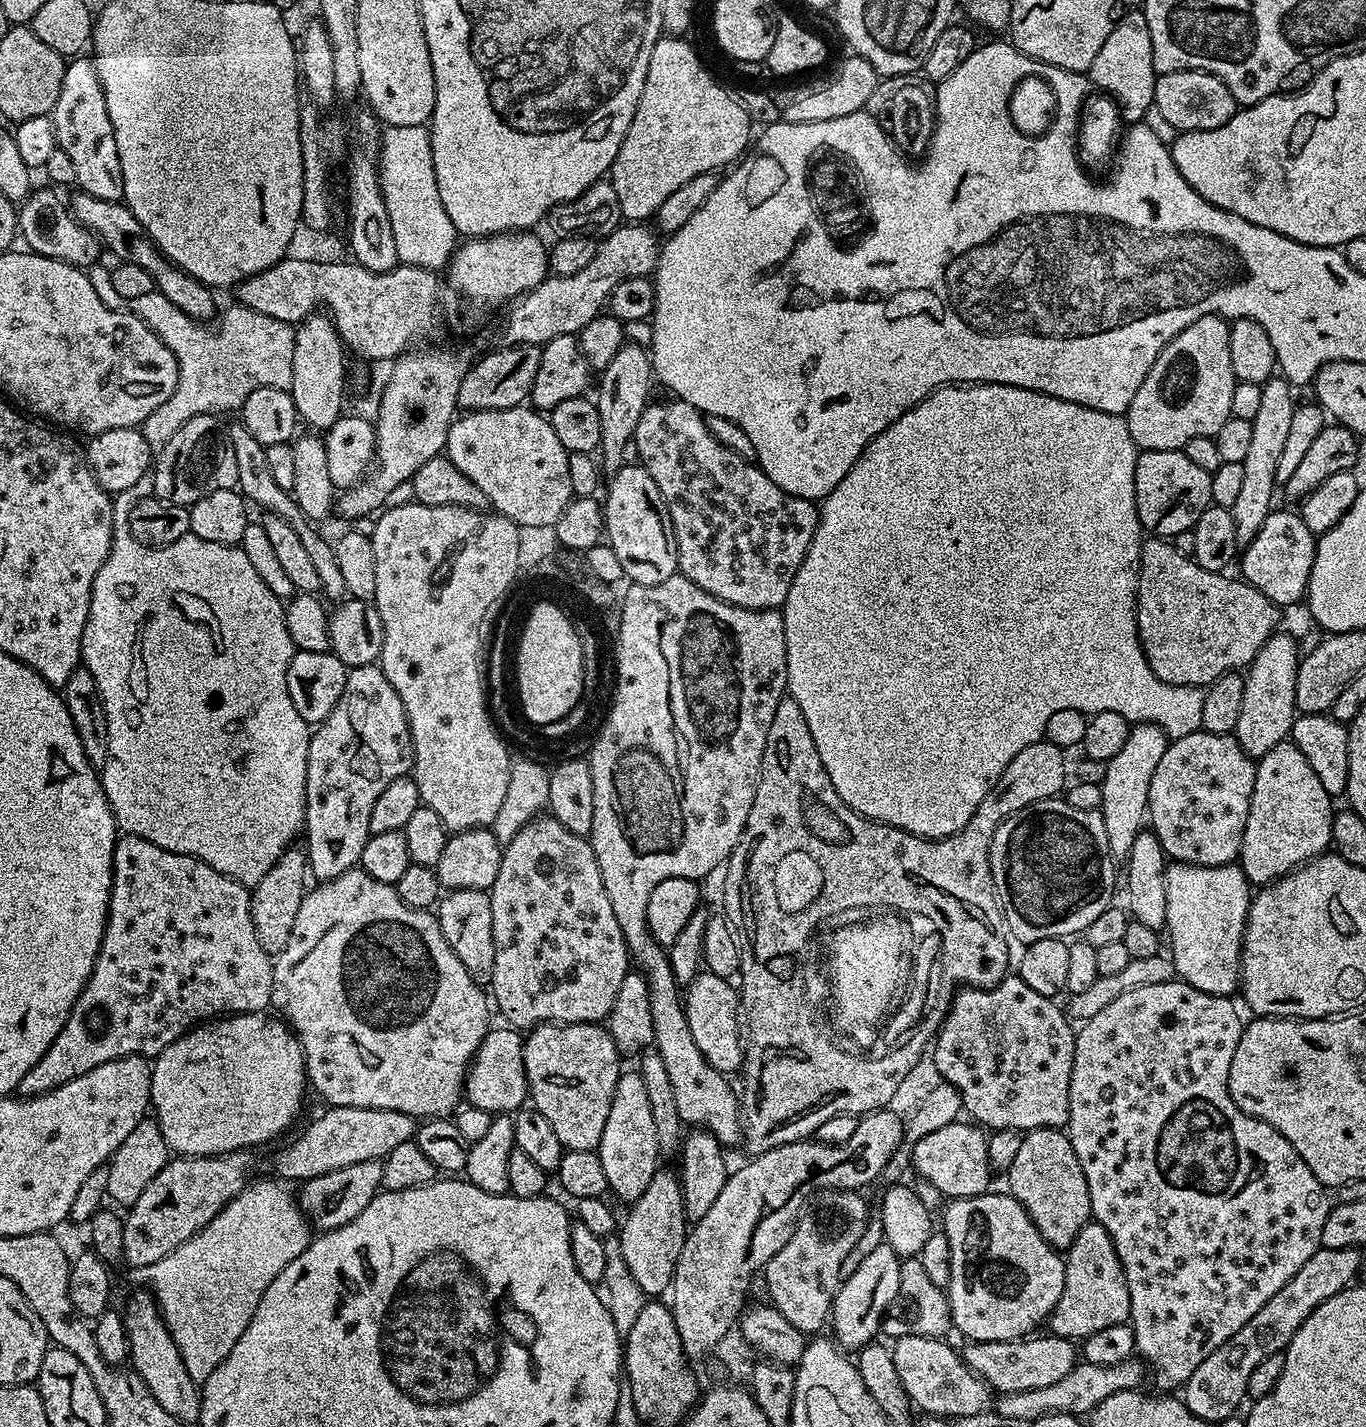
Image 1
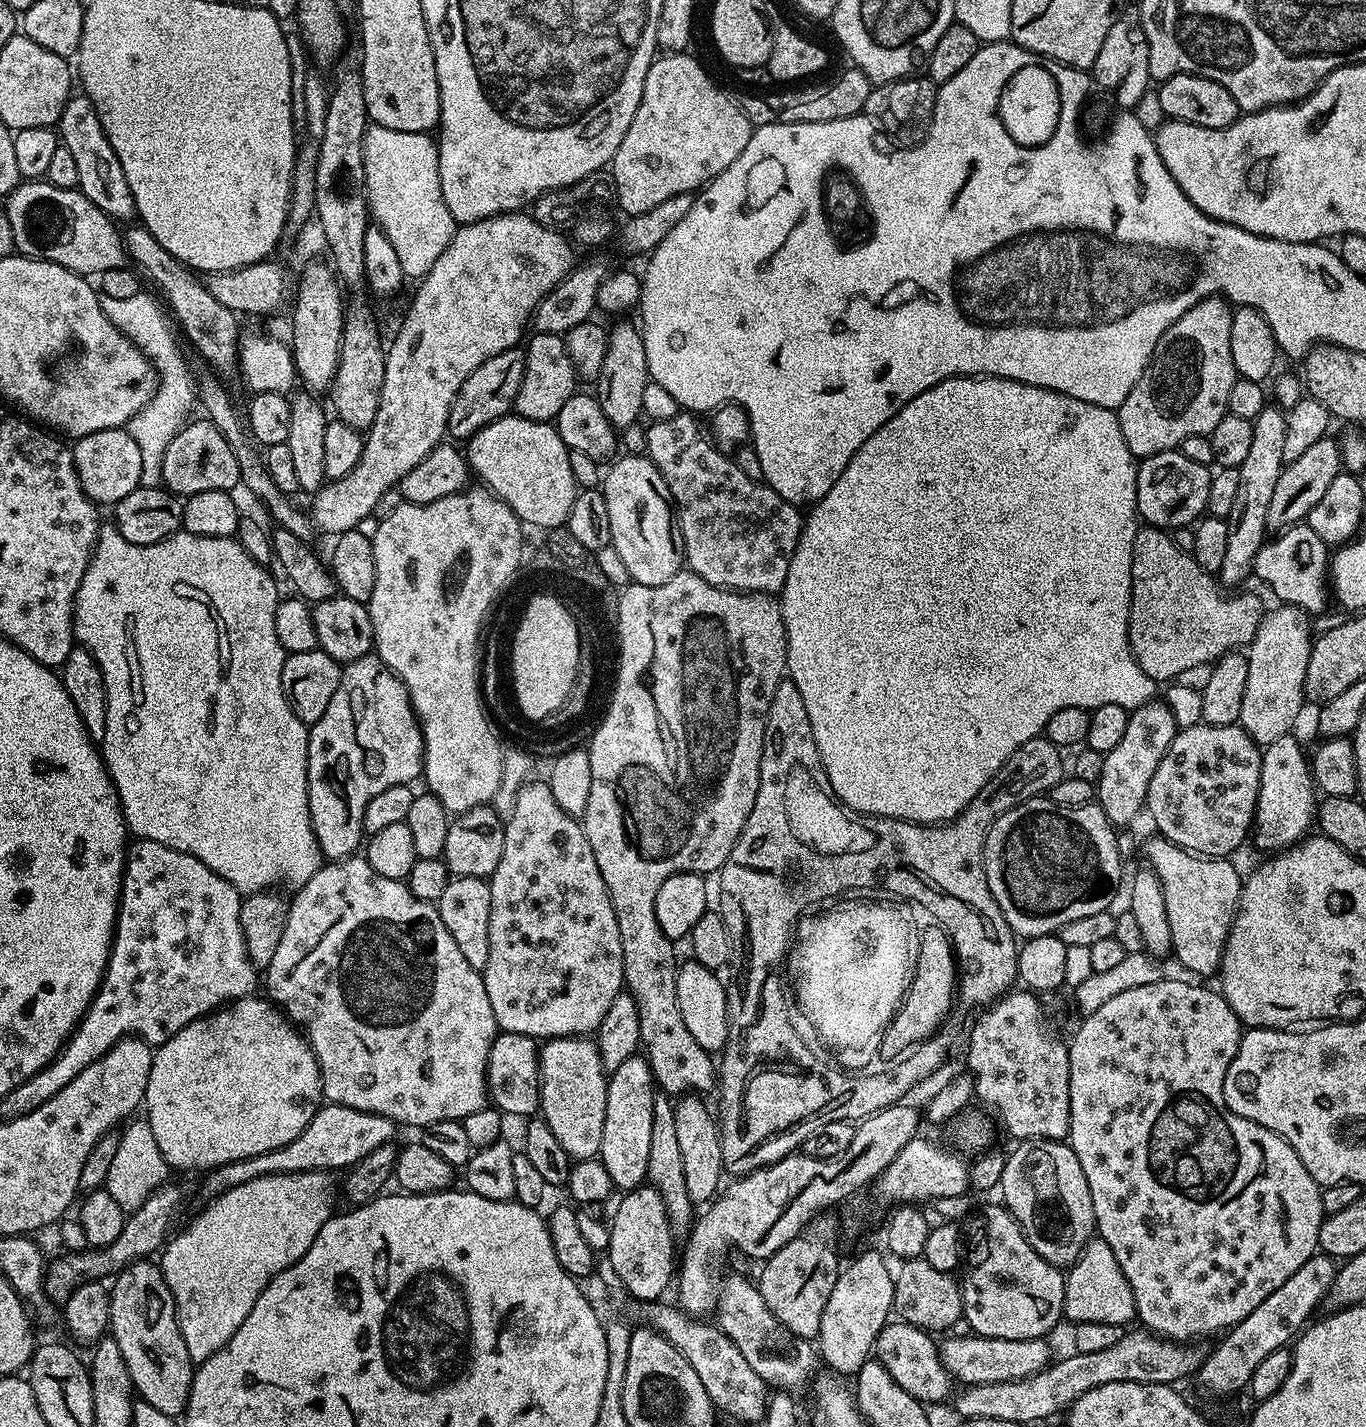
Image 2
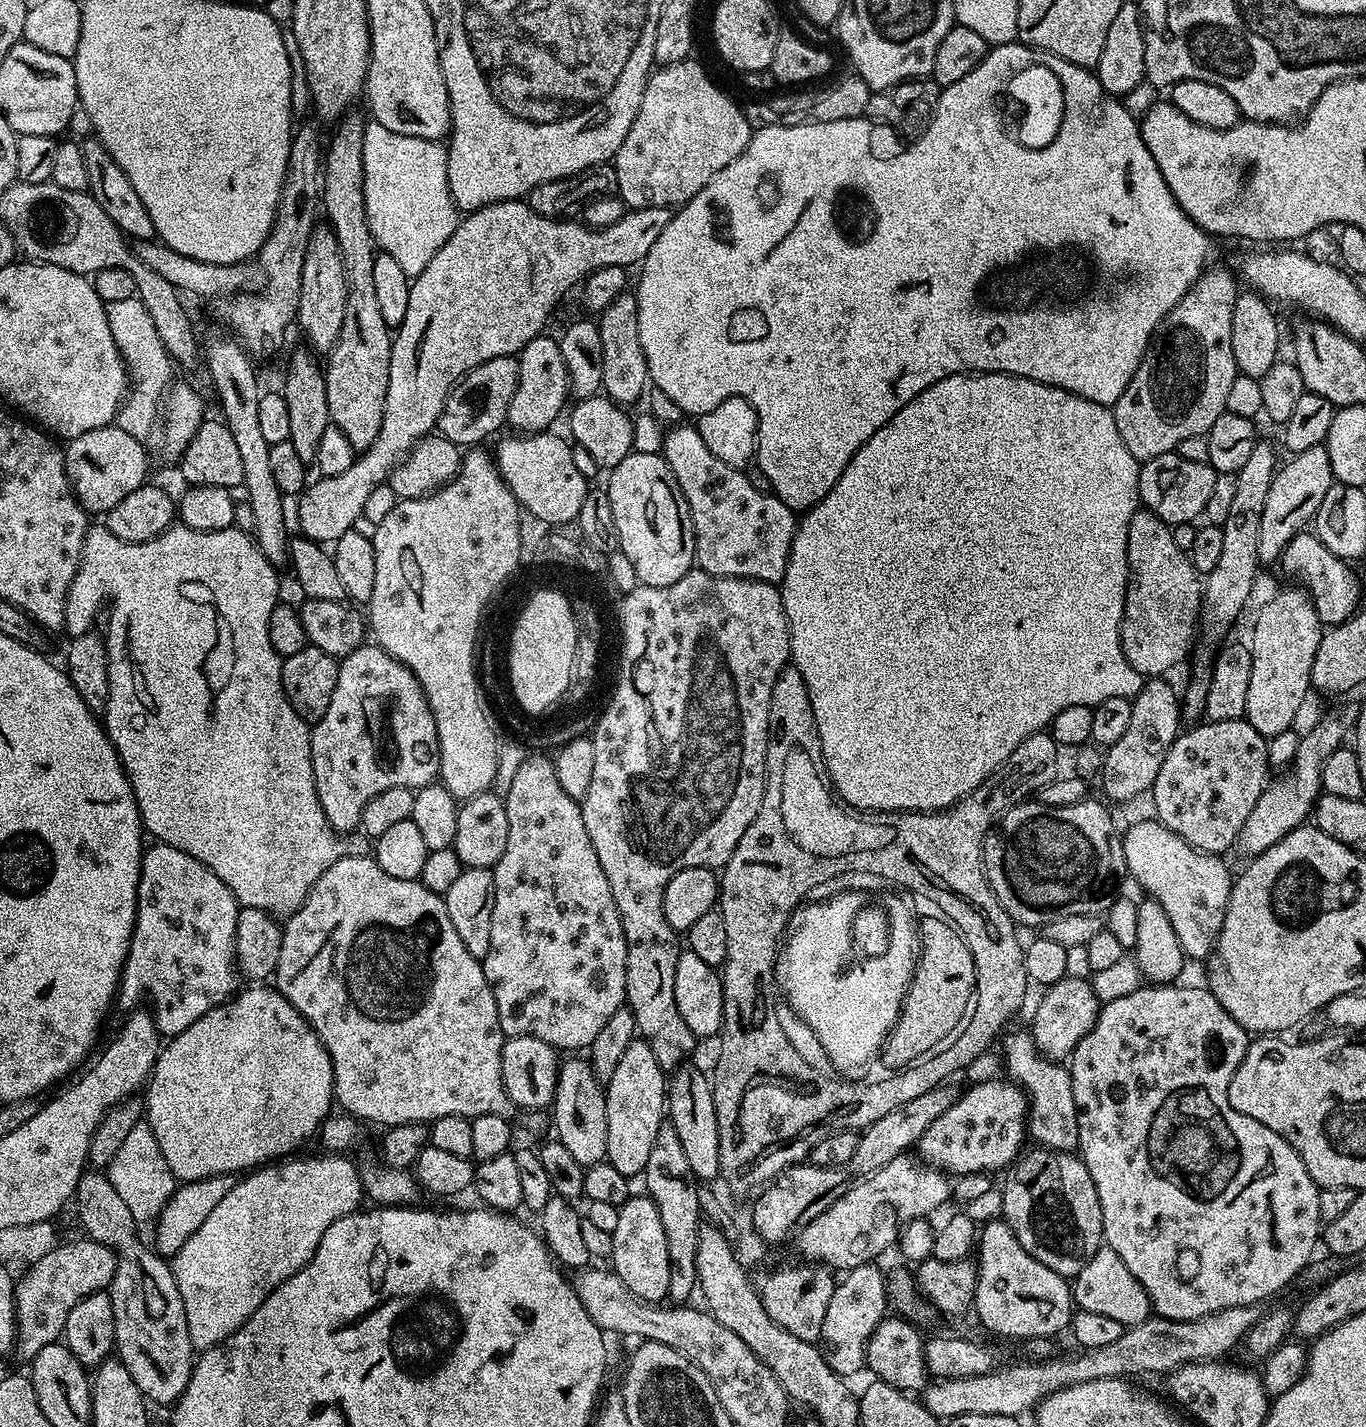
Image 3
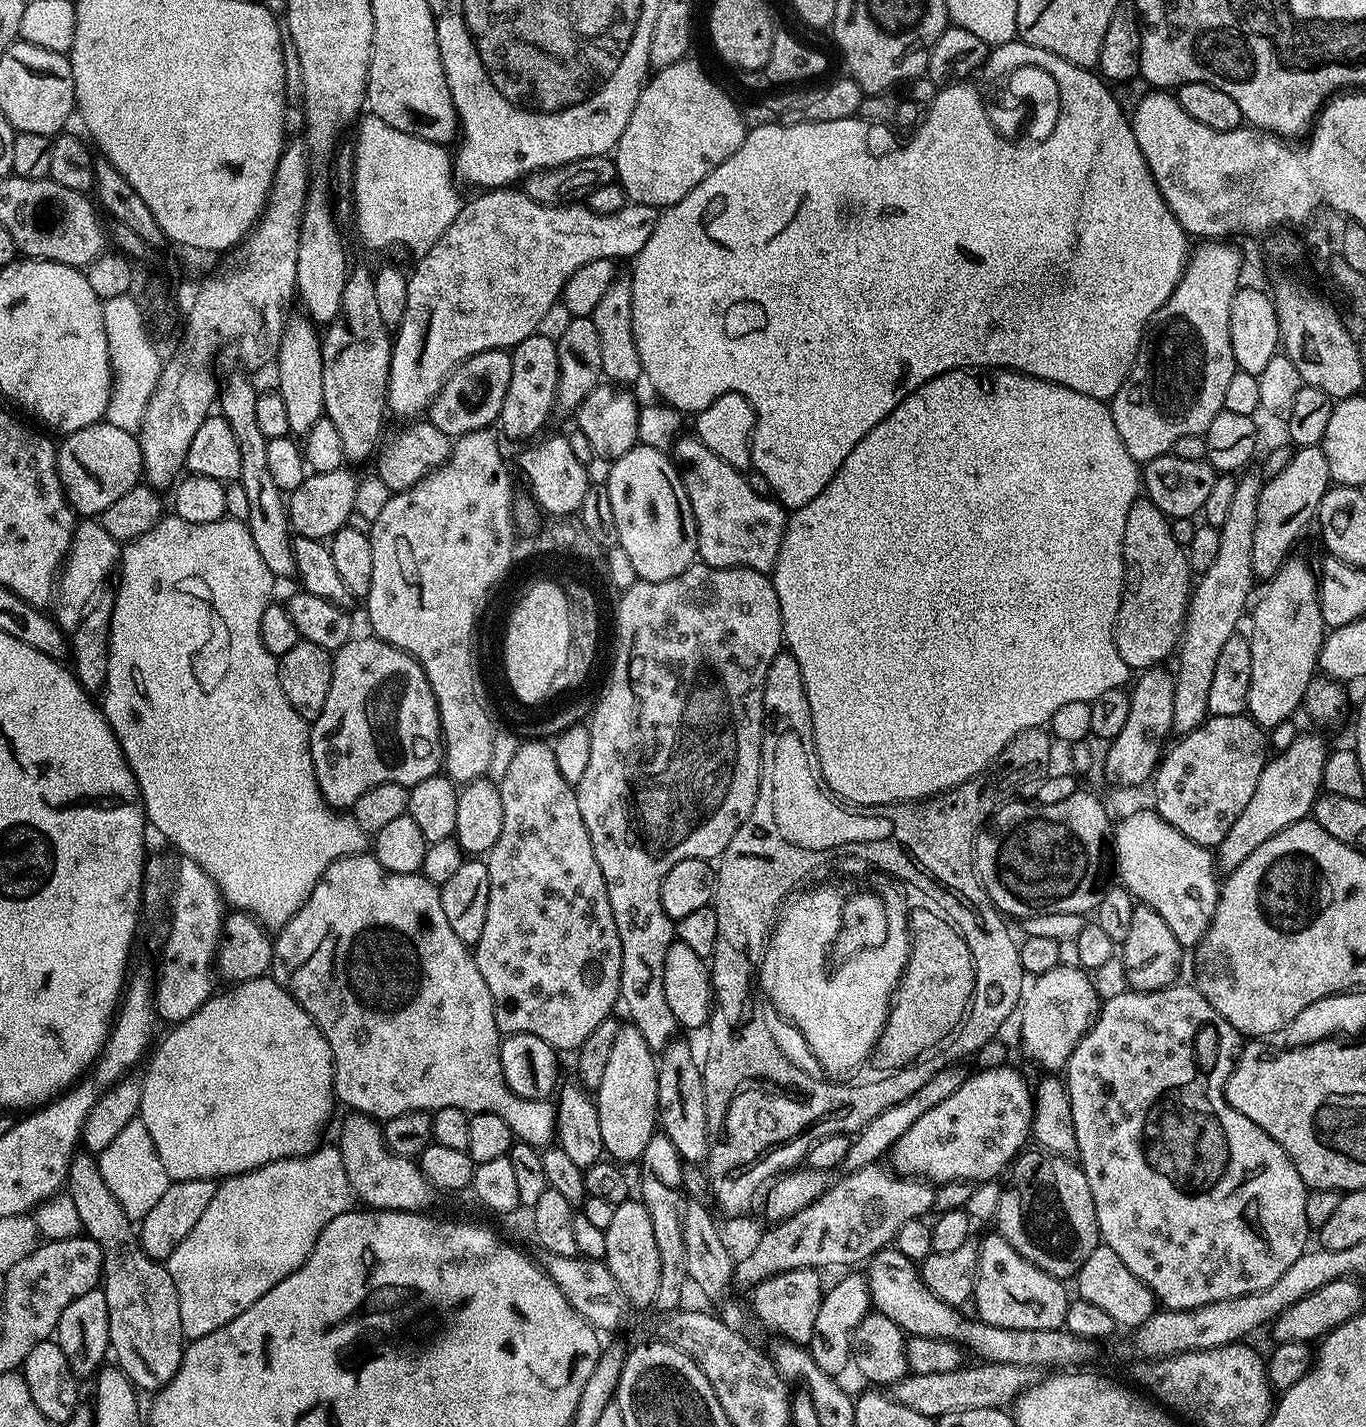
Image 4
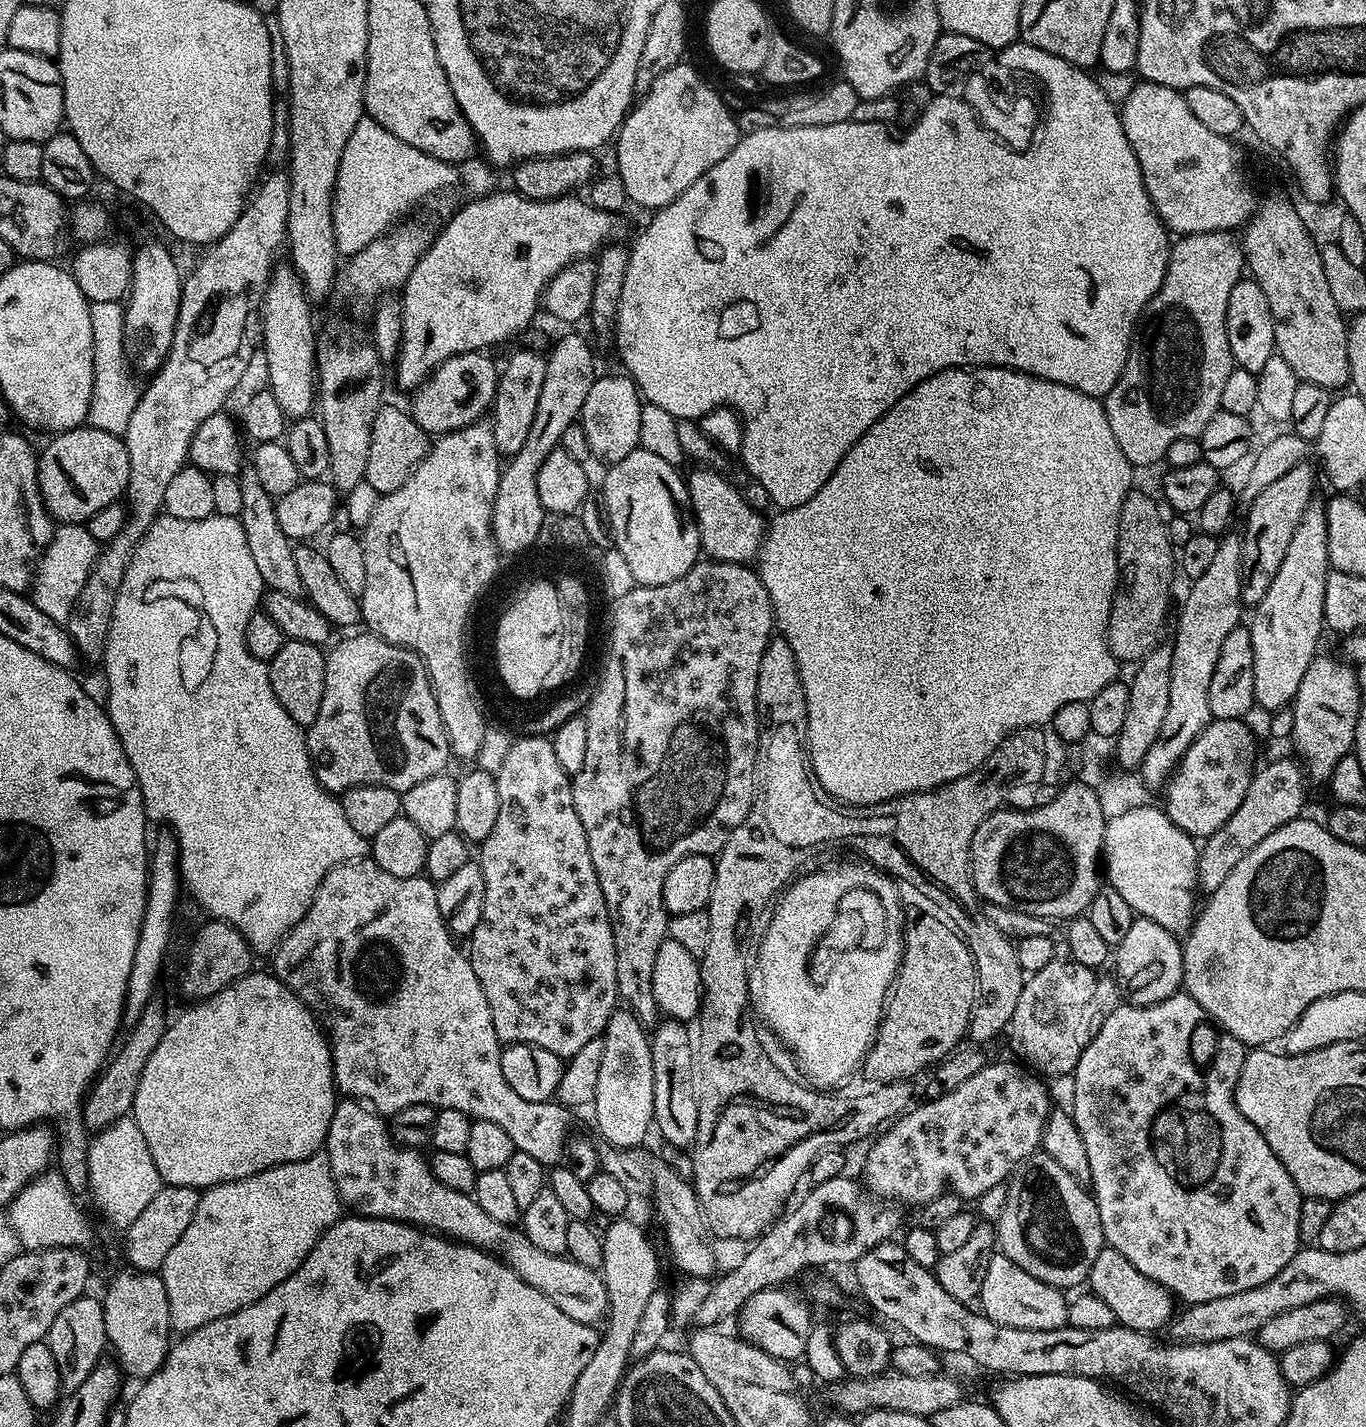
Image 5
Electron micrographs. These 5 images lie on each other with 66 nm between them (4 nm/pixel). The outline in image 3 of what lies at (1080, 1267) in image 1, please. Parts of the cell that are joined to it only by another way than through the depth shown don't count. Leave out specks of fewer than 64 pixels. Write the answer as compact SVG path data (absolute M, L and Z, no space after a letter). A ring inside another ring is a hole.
M1102 1246L1082 1266L1082 1270L1071 1285L1072 1299L1075 1307L1079 1310L1090 1310L1093 1314L1106 1314L1106 1318L1114 1318L1114 1322L1122 1322L1126 1326L1141 1324L1143 1320L1149 1319L1150 1305L1146 1290L1126 1270L1126 1262L1114 1254L1114 1250L1107 1246Z

